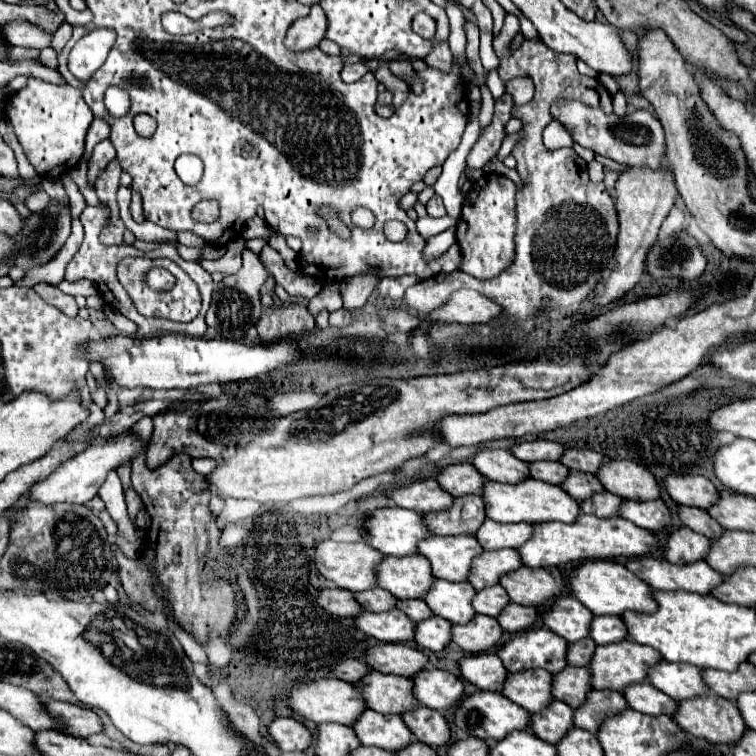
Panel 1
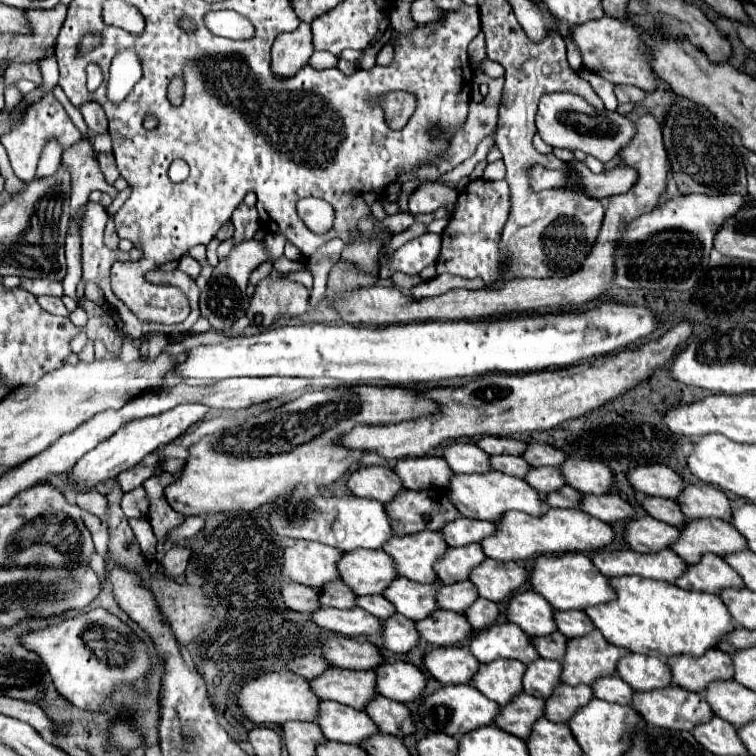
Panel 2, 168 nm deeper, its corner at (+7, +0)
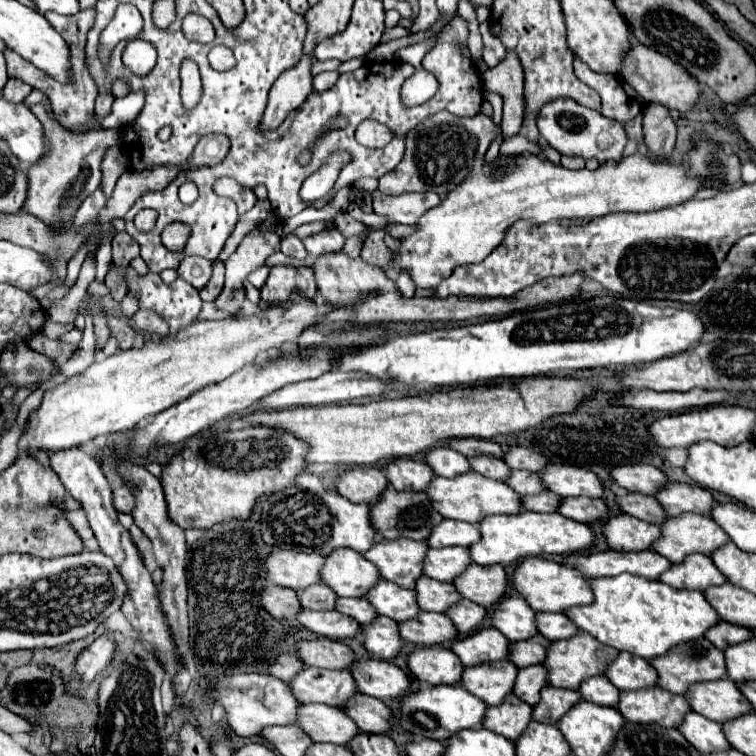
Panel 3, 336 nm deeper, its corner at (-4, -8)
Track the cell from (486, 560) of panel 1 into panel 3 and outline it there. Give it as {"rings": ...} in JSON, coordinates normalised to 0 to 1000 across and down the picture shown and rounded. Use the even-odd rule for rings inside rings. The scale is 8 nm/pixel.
{"rings":[[[586,724],[586,726],[565,726],[560,739],[560,761],[597,771],[597,763],[604,763],[612,750],[623,747],[618,724]]]}

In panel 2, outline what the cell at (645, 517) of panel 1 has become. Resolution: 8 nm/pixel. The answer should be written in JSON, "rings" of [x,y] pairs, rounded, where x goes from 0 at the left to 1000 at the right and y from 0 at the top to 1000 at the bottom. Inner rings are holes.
{"rings":[[[817,652],[804,655],[772,655],[772,679],[791,684],[799,692],[812,689],[836,689],[841,684],[841,673],[825,663]]]}

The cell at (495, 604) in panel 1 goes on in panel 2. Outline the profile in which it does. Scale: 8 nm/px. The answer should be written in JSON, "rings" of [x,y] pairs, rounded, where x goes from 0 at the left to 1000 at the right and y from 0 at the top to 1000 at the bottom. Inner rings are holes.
{"rings":[[[624,769],[587,774],[582,779],[582,803],[603,811],[614,811],[630,792],[632,792],[632,782],[630,774],[624,774]]]}

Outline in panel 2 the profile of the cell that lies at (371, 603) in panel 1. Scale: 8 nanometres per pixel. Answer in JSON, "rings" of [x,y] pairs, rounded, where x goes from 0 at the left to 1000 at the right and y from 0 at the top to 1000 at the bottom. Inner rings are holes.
{"rings":[[[439,769],[439,771],[429,774],[423,795],[426,795],[426,803],[468,806],[471,803],[471,784],[455,769]]]}

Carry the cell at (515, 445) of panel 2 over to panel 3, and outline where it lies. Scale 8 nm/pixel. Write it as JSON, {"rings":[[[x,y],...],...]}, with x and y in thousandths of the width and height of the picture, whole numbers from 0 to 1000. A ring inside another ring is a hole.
{"rings":[[[599,581],[591,586],[597,594],[612,599],[615,604],[628,604],[628,602],[647,602],[647,604],[657,604],[663,607],[665,594],[663,589],[652,586],[652,583],[642,583],[642,581]]]}

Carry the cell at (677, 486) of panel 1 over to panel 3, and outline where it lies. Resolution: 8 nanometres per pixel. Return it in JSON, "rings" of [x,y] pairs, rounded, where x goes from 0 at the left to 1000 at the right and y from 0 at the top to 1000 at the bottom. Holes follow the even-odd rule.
{"rings":[[[856,612],[811,618],[808,634],[824,647],[837,652],[851,652],[851,655],[866,655],[882,639],[880,628],[866,615],[856,615]]]}

